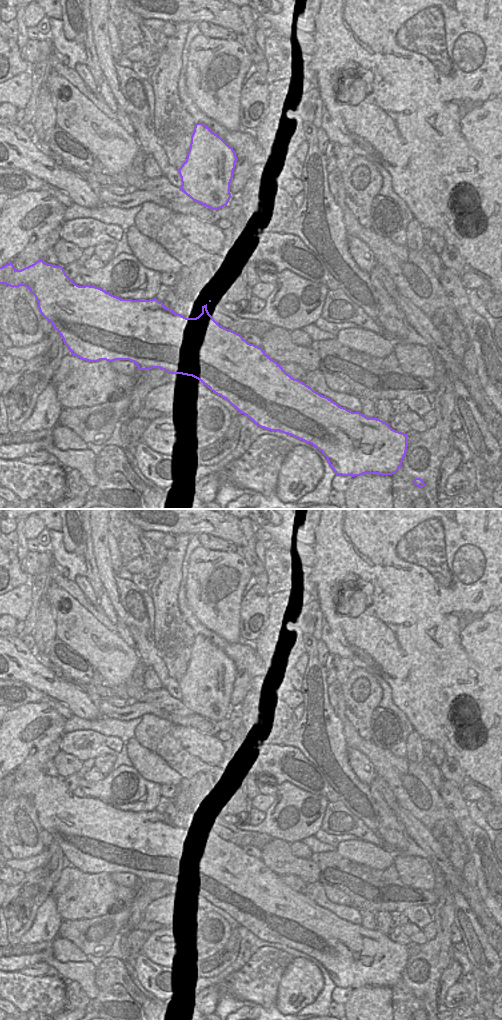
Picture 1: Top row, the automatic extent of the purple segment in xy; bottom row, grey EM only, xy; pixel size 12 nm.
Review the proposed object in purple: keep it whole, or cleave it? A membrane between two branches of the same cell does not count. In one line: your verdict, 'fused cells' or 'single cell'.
single cell

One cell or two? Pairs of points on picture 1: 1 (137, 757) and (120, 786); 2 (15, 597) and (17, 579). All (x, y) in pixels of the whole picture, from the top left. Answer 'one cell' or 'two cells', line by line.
1: two cells
2: two cells

